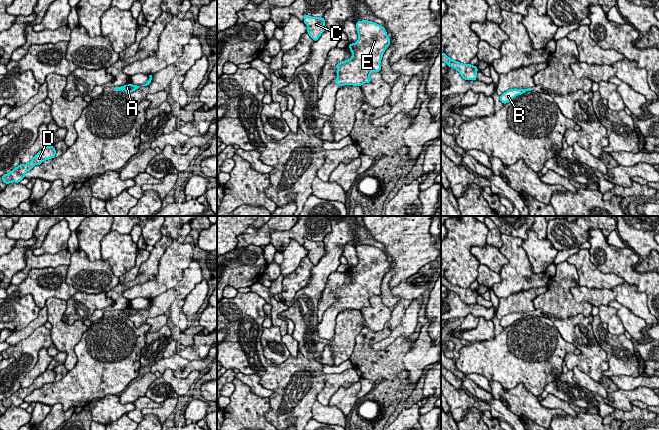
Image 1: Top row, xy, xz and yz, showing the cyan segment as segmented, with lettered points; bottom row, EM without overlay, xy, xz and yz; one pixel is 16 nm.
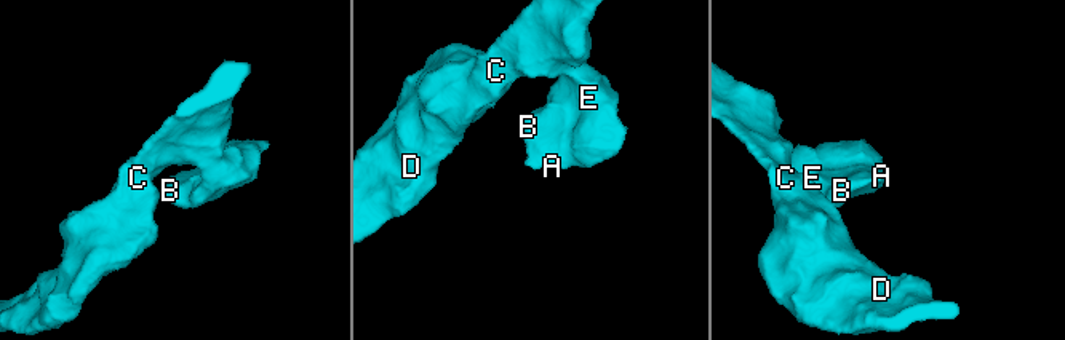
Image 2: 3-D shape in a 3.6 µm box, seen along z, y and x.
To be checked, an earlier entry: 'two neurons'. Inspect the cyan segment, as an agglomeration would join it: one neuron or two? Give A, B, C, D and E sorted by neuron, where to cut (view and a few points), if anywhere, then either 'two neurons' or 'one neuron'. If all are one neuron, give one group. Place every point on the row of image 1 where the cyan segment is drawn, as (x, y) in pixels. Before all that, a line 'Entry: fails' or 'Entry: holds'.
Entry: fails
A B C D E; no cut; one neuron

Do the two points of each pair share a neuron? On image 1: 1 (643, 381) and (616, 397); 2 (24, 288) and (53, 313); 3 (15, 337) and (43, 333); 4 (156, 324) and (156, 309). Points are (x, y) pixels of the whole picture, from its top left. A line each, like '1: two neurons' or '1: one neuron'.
1: two neurons
2: two neurons
3: two neurons
4: two neurons

